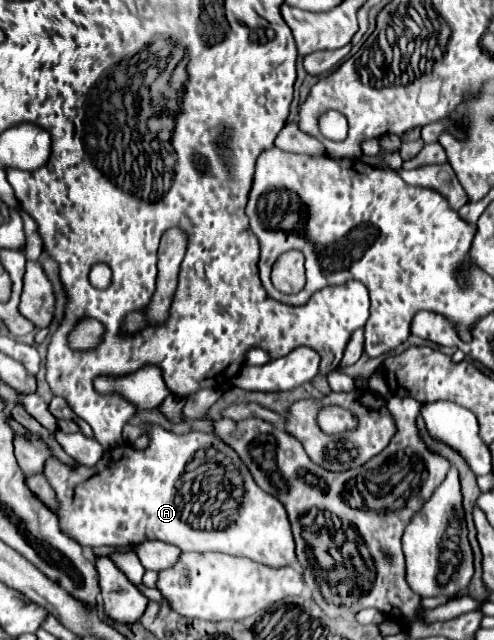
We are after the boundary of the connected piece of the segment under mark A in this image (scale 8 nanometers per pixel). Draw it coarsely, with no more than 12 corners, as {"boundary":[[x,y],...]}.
{"boundary":[[150,424],[48,460],[63,533],[304,567],[286,508],[214,432]]}

